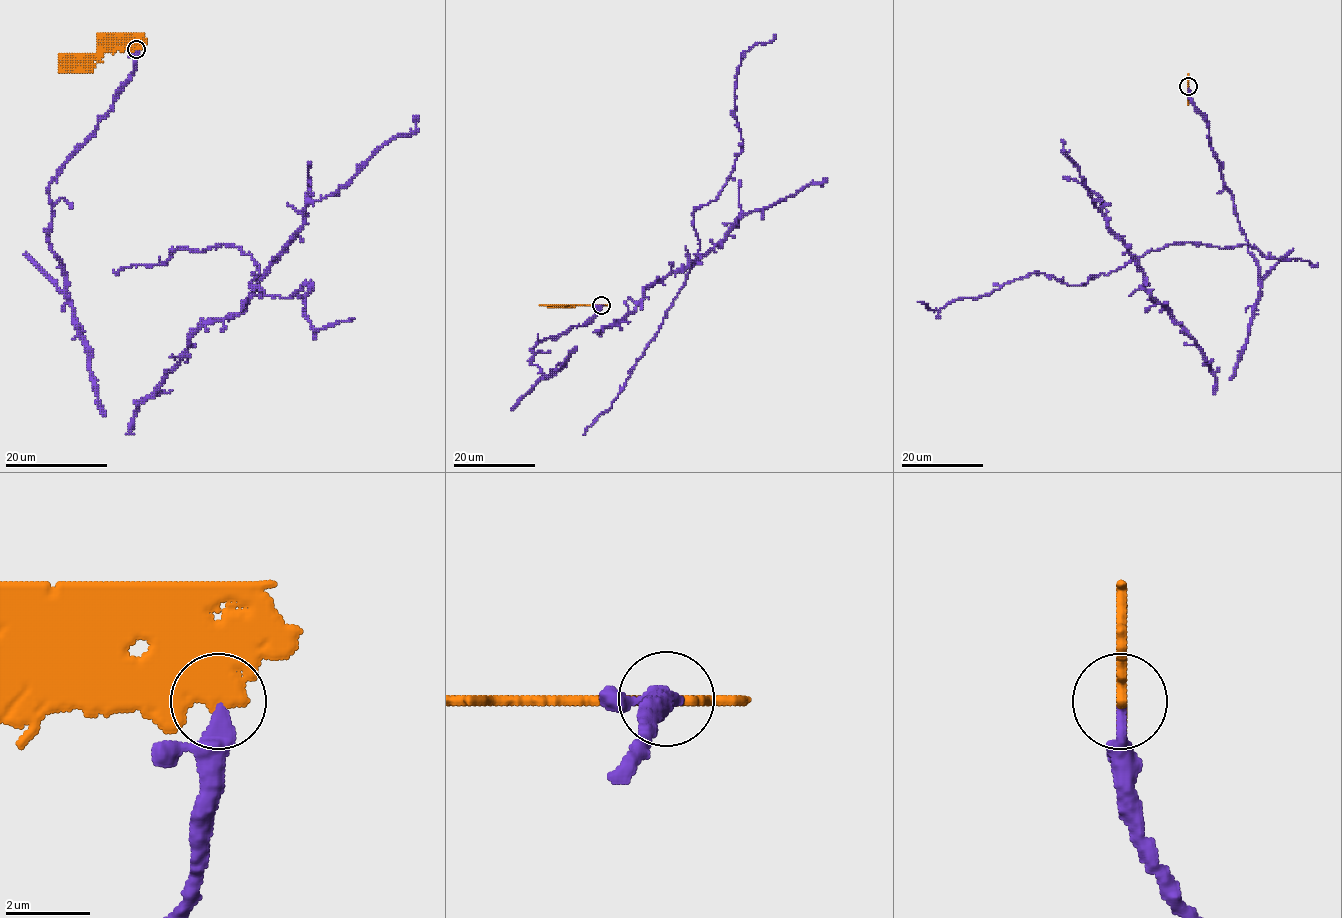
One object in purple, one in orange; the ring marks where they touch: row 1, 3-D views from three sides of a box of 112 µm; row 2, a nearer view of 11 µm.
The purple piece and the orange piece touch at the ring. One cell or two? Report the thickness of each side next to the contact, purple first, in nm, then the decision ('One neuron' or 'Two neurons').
Thickness 320 nm (purple) against 600 nm. Two neurons

